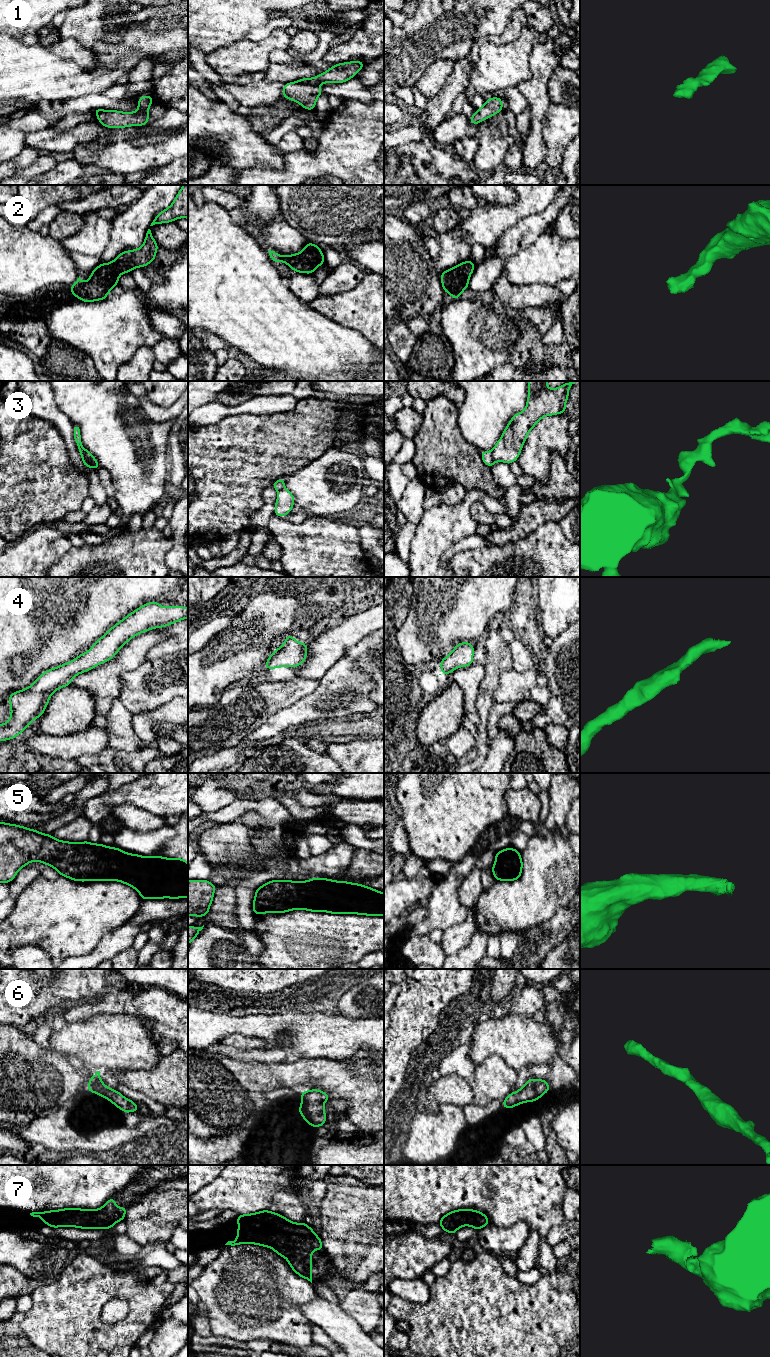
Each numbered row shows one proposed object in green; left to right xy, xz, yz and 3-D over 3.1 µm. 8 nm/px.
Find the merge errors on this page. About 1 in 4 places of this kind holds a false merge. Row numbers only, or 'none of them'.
3

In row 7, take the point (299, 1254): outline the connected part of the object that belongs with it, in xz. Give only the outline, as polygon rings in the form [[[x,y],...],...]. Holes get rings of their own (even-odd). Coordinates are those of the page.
[[[262,1210],[252,1214],[241,1214],[236,1218],[238,1222],[237,1239],[228,1241],[225,1245],[255,1244],[273,1249],[277,1255],[285,1257],[292,1270],[303,1279],[312,1283],[312,1251],[324,1250],[321,1238],[314,1233],[304,1221],[294,1223],[286,1217]]]

